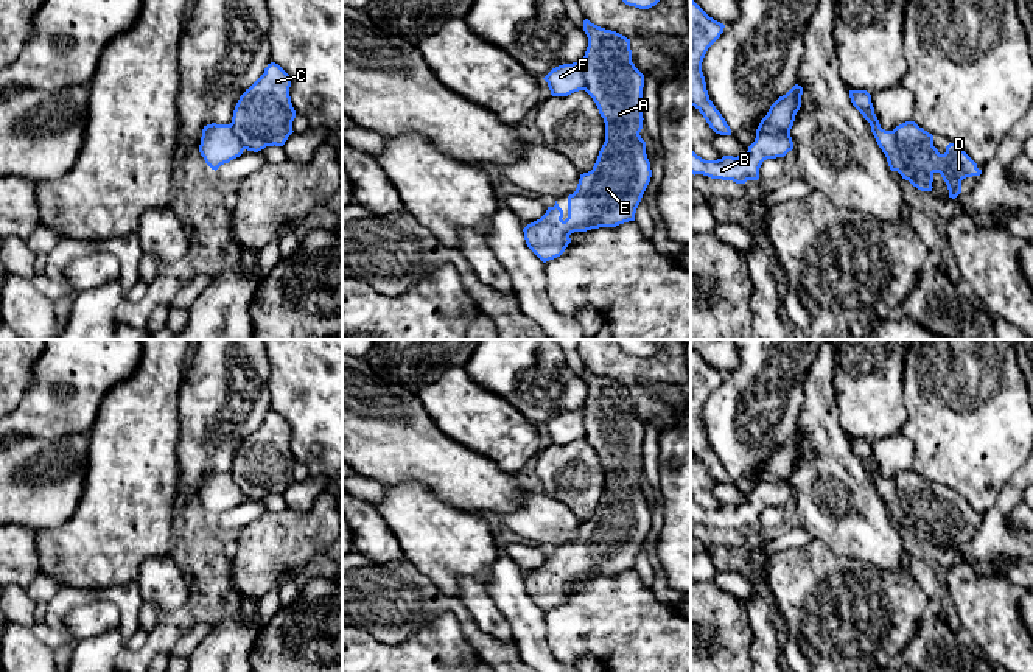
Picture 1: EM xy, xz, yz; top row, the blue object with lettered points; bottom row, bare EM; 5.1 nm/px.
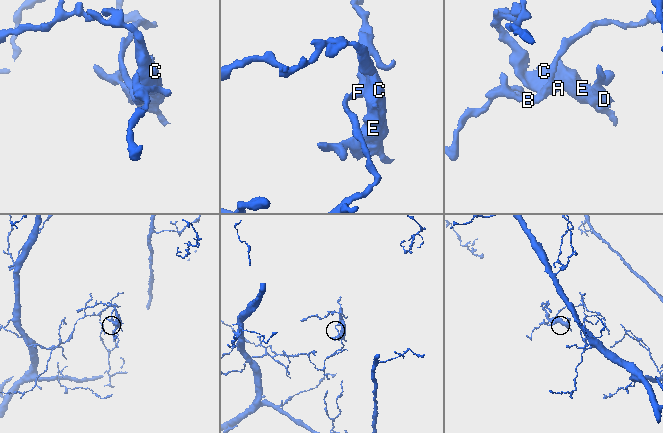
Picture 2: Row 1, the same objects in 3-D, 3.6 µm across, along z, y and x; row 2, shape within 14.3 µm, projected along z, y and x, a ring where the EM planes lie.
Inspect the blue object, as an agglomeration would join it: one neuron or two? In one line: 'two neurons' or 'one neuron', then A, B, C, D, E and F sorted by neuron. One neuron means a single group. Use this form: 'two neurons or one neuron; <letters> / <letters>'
two neurons; A C D E / B F

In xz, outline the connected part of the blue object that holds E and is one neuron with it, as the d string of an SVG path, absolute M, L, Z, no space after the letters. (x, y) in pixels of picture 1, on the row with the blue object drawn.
M583 20L588 47L583 56L585 92L596 103L605 123L605 142L591 171L580 174L577 188L568 196L568 218L557 201L546 213L527 224L524 240L527 247L543 261L560 257L571 243L569 235L599 227L616 227L635 221L636 208L650 182L652 170L646 154L643 129L644 75L632 62L630 39Z

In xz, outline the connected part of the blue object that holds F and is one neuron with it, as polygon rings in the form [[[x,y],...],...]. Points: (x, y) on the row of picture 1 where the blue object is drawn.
[[[583,59],[552,68],[545,78],[552,96],[568,96],[585,90]]]

